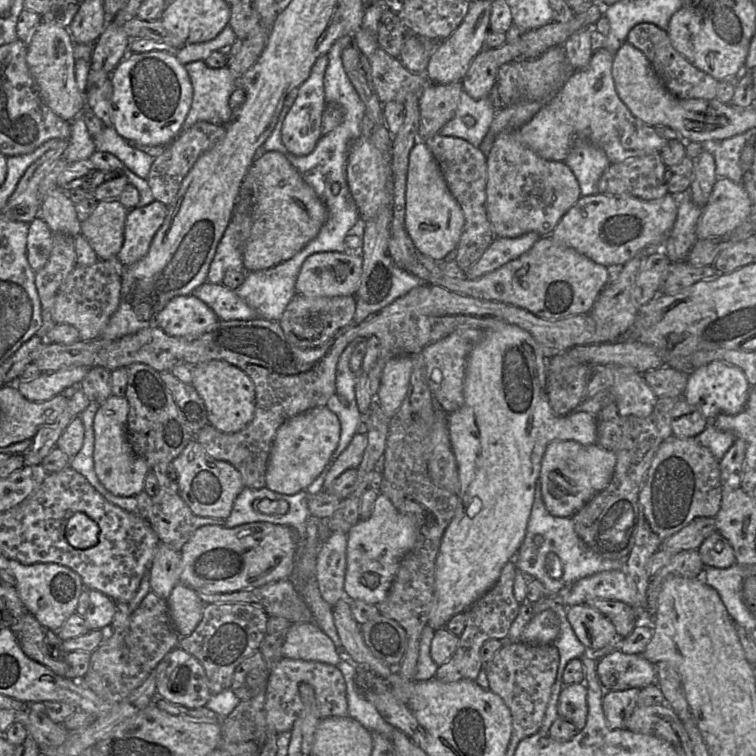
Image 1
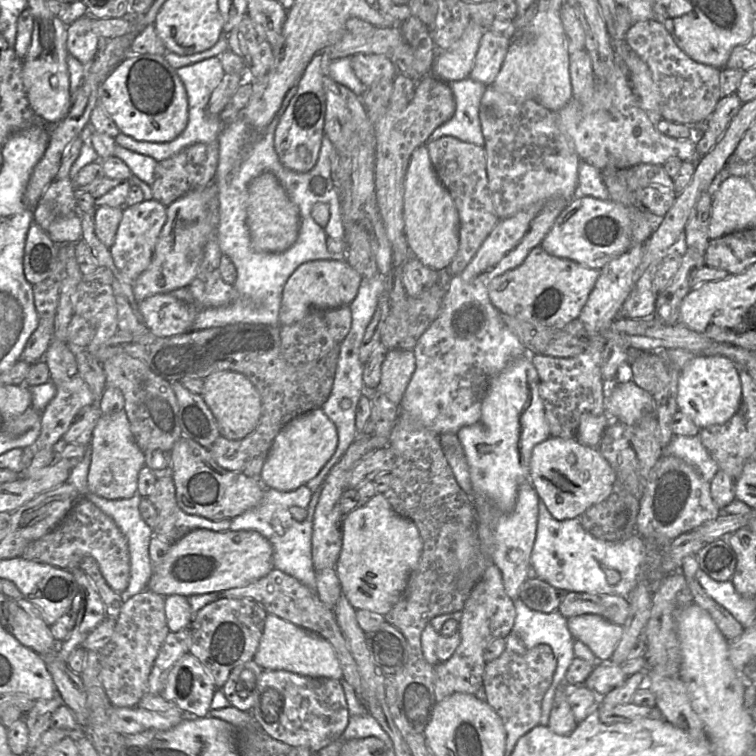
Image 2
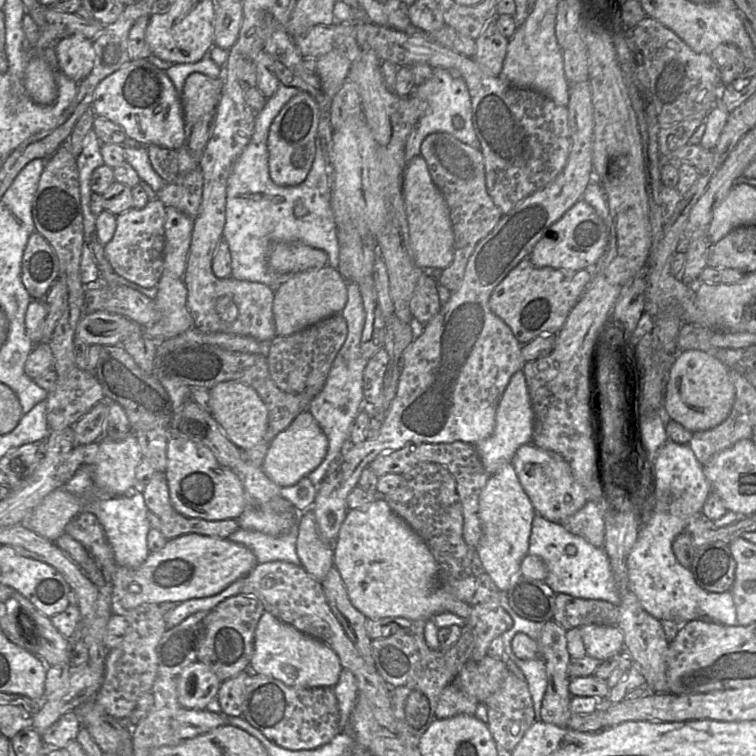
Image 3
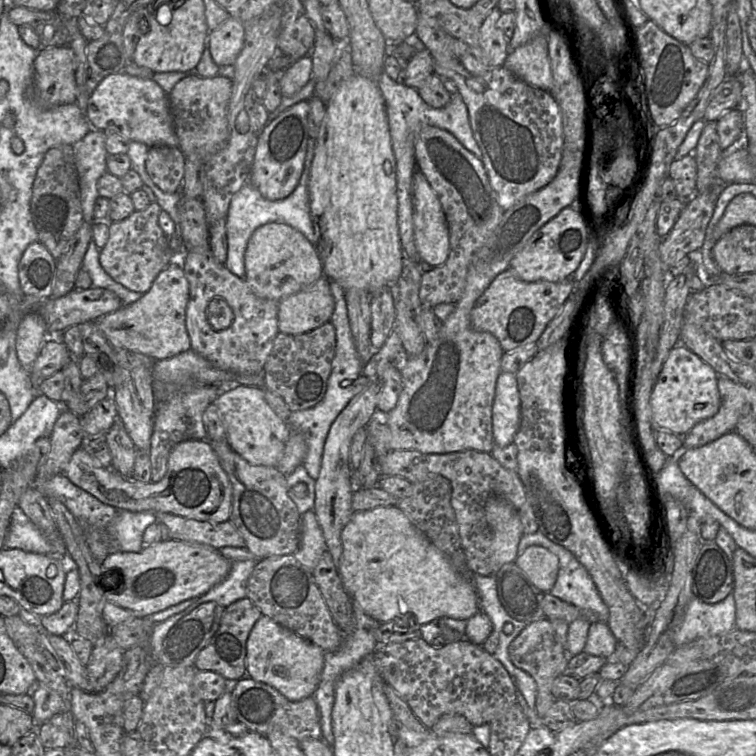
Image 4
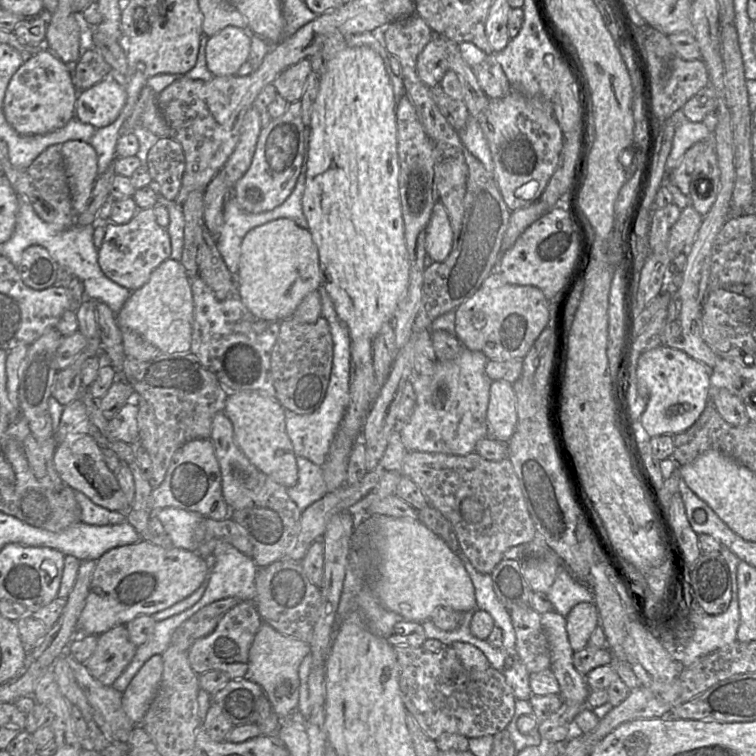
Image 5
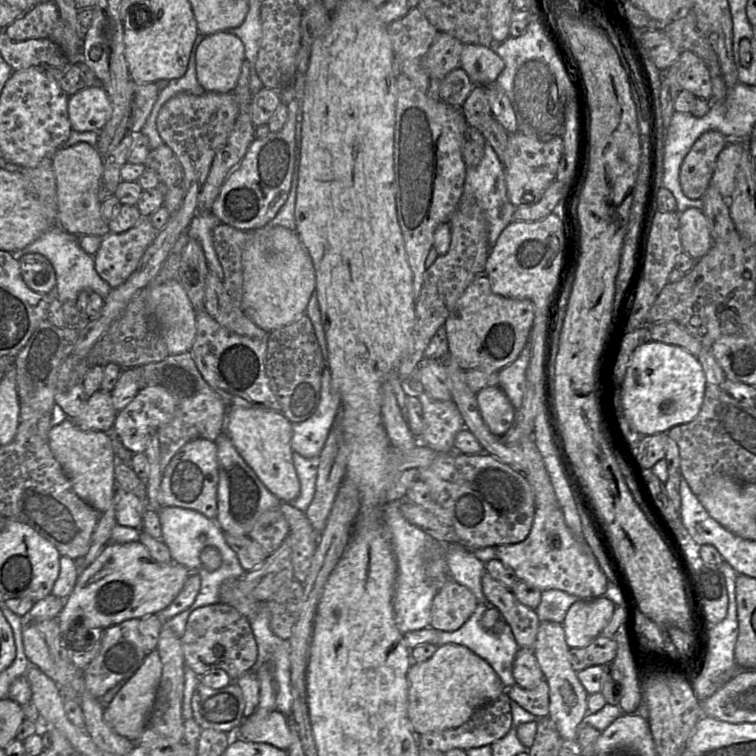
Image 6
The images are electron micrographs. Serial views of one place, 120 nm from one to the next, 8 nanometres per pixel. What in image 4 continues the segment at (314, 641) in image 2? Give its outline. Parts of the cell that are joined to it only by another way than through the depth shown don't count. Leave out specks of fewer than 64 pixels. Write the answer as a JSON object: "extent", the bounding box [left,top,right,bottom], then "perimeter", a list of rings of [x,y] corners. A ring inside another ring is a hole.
{"extent":[246,614,324,701],"perimeter":[[[262,614],[248,636],[246,671],[251,679],[274,687],[288,700],[299,701],[311,697],[318,687],[324,655],[321,647]]]}

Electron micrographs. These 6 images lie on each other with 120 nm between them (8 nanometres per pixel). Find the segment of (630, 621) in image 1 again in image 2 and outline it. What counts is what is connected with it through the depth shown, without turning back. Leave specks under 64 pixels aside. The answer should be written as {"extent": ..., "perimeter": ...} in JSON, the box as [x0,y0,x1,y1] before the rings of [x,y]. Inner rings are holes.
{"extent":[557,592,629,626],"perimeter":[[[568,592],[557,609],[569,619],[582,614],[597,614],[623,626],[629,611],[628,598],[605,594]]]}

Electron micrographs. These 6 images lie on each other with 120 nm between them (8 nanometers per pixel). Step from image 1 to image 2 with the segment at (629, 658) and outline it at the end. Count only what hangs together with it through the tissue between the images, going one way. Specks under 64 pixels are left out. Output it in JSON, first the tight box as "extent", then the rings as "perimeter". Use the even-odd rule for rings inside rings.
{"extent":[583,660,629,697],"perimeter":[[[610,660],[598,662],[583,685],[592,690],[598,697],[603,697],[613,689],[621,686],[629,676],[626,675],[621,664]]]}

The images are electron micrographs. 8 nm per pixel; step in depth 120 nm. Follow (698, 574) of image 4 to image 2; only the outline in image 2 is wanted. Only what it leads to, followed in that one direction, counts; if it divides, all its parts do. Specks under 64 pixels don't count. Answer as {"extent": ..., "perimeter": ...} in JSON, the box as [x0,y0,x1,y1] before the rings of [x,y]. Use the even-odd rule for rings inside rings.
{"extent":[696,538,736,582],"perimeter":[[[726,538],[715,540],[696,554],[699,569],[718,582],[732,579],[736,555]]]}

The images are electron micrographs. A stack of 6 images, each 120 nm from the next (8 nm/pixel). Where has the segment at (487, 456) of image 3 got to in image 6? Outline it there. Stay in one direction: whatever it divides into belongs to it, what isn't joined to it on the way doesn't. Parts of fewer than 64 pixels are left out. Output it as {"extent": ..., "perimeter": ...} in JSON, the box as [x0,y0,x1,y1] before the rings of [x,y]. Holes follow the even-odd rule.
{"extent":[476,386,515,436],"perimeter":[[[490,386],[476,393],[478,409],[490,432],[497,436],[505,434],[514,419],[515,409],[499,386]]]}

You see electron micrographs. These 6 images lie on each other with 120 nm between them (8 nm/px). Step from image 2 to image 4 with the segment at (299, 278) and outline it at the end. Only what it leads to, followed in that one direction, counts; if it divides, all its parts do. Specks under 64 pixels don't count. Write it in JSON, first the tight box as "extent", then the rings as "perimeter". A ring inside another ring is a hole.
{"extent":[278,276,335,335],"perimeter":[[[325,276],[278,302],[278,330],[296,335],[328,322],[335,308],[330,280]]]}

